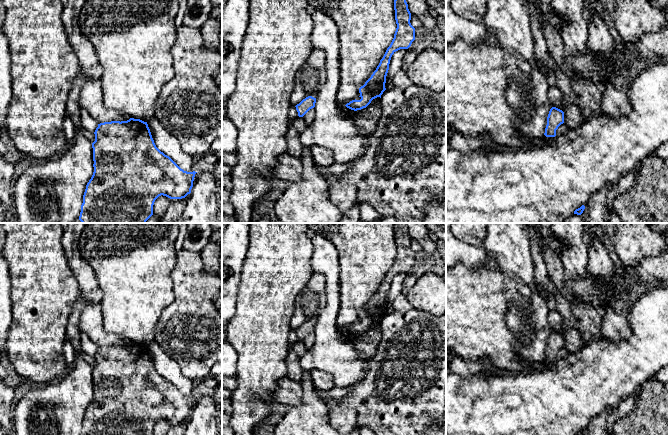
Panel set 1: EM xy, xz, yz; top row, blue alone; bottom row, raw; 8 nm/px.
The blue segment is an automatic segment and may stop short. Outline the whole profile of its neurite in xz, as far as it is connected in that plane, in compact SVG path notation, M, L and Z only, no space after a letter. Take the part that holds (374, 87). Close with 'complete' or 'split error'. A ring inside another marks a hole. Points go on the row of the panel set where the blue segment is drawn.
M394 0L397 28L394 38L371 77L359 88L360 100L352 100L345 106L357 111L366 108L373 99L386 90L386 76L392 55L400 49L408 49L415 40L415 28L411 25L411 13L406 0Z | complete

